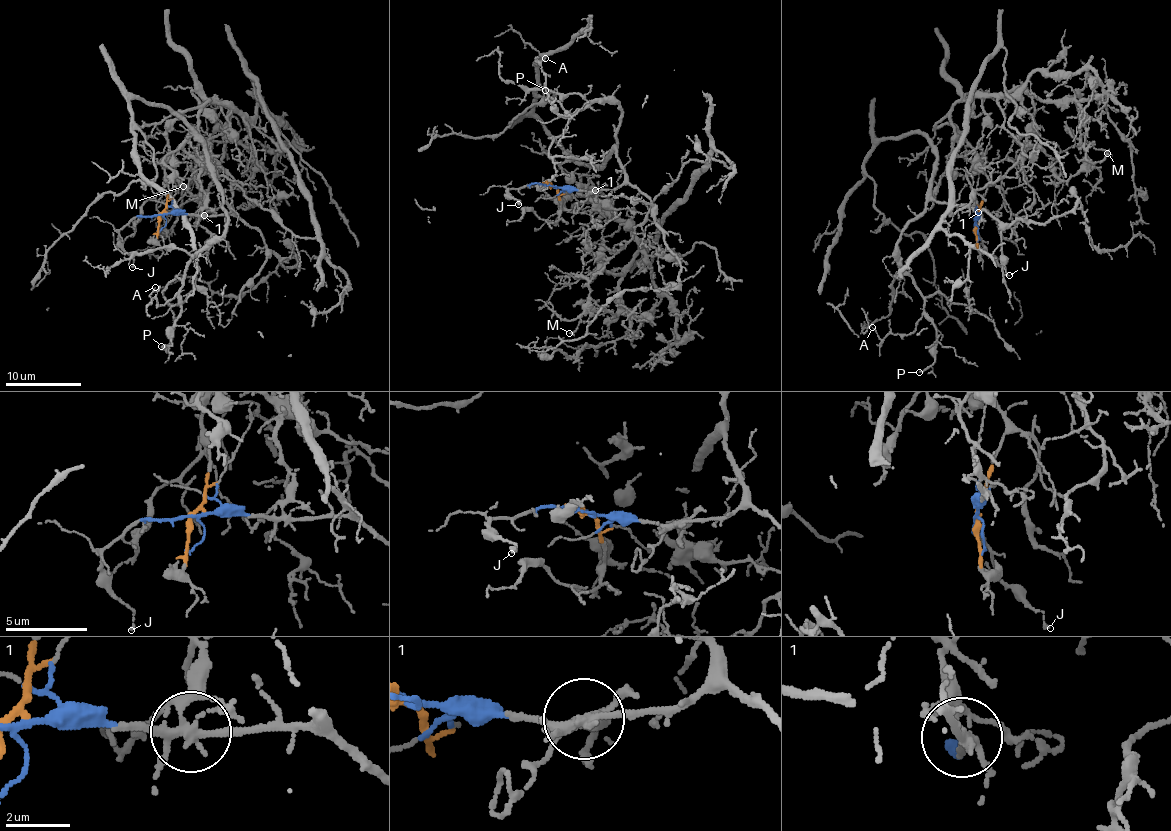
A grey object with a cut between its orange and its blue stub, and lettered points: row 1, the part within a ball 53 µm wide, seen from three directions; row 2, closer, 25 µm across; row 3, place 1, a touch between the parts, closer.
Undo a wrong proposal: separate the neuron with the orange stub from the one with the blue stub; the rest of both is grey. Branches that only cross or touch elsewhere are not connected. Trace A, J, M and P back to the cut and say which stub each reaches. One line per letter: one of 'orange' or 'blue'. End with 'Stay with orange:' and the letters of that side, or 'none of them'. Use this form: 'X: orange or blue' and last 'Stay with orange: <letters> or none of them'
A: blue
J: blue
M: orange
P: blue
Stay with orange: M

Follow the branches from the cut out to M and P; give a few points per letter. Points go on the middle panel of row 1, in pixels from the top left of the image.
M: (553, 186), (562, 210), (584, 176), (637, 244), (618, 284), (620, 313), (582, 320), (568, 333)
P: (552, 186), (609, 190), (624, 181), (617, 156), (620, 113), (615, 102), (594, 101), (563, 118), (545, 89)

